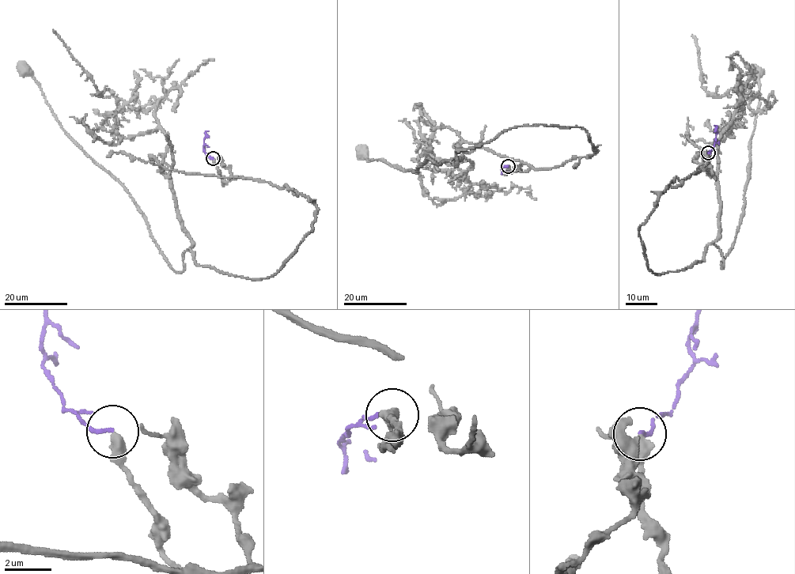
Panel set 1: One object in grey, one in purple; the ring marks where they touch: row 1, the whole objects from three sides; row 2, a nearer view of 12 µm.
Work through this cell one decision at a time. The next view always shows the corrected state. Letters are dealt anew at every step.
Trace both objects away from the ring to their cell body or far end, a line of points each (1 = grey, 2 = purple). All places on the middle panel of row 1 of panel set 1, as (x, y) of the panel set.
1: (509, 166), (556, 168), (596, 151), (582, 128), (539, 124), (414, 172), (364, 153)
2: (509, 166), (501, 170), (505, 172), (512, 171)

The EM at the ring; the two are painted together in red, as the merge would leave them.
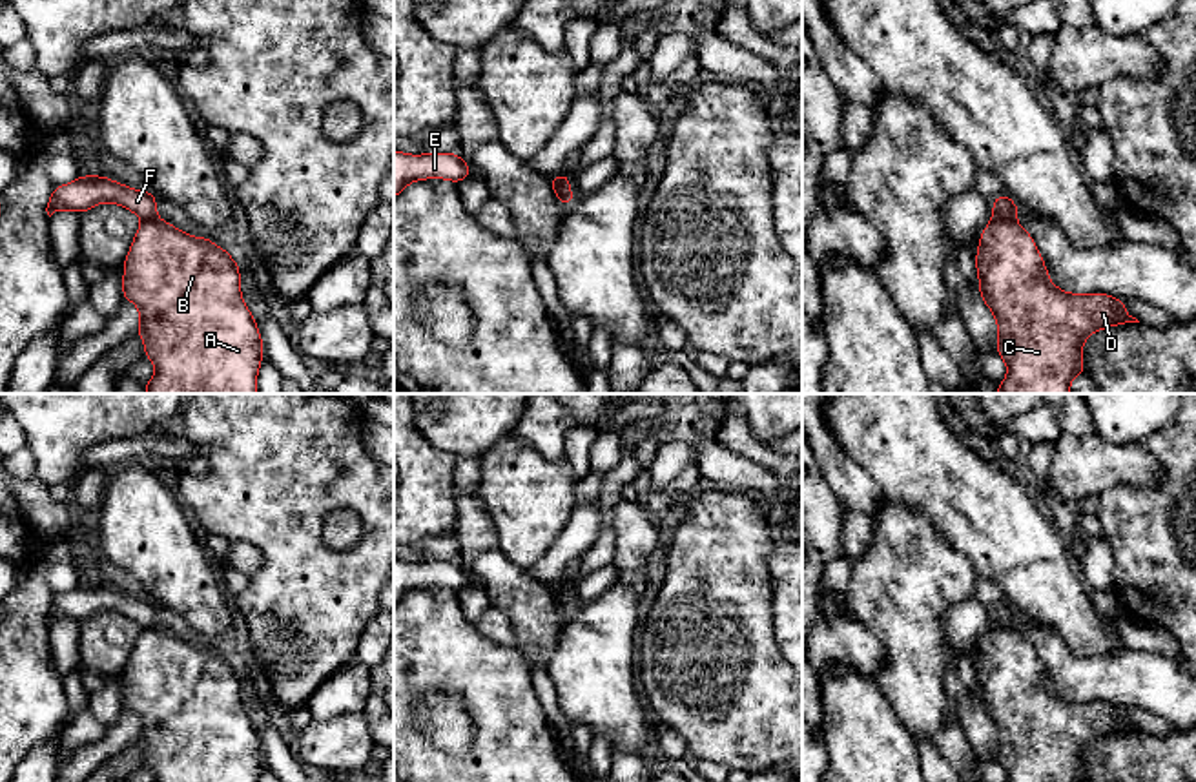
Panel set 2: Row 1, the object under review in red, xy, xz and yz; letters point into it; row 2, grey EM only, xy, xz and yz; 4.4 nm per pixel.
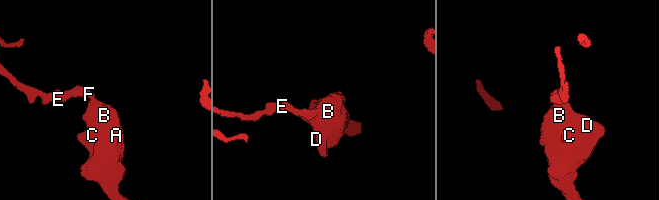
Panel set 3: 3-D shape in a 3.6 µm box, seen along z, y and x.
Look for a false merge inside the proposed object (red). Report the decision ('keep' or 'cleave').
cleave

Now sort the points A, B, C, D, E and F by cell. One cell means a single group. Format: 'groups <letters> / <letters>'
groups A B C D / E F

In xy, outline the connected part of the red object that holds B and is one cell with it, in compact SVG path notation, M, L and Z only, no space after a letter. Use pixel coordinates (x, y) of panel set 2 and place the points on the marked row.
M146 219L122 264L122 299L137 304L144 357L155 365L146 394L257 394L264 355L253 315L241 295L241 272L228 250L191 237L160 219Z

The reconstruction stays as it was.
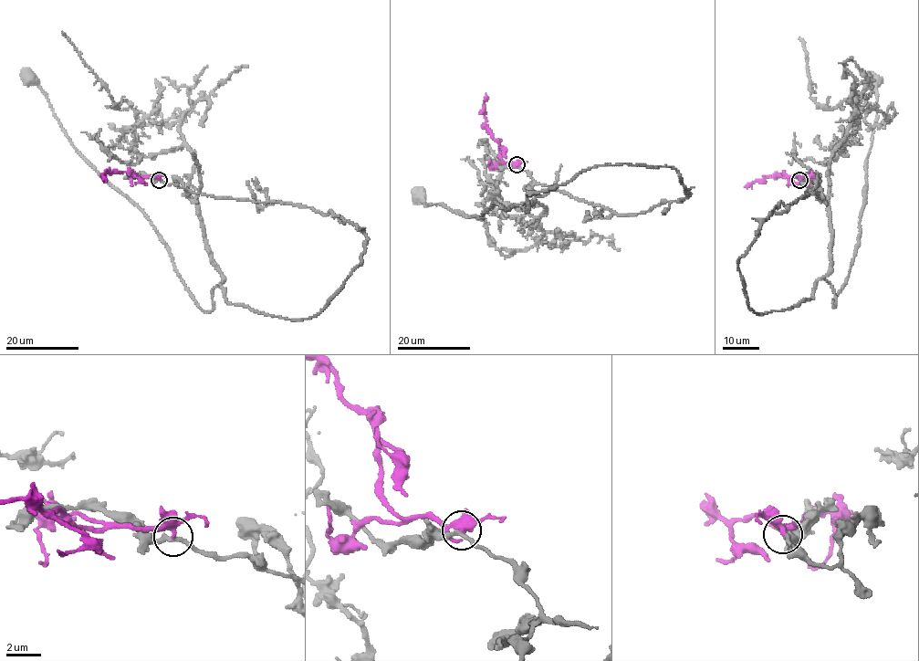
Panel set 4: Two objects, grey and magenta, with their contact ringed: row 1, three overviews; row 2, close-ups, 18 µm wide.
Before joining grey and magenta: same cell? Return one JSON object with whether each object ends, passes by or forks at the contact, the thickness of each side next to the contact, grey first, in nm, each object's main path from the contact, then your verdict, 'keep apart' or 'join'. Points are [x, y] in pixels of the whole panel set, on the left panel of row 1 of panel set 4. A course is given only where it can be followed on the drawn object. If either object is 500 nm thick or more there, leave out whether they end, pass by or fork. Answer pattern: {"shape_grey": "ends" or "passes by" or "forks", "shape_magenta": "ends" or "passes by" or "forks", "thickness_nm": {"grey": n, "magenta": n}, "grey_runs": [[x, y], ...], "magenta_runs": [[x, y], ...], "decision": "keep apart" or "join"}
{"shape_grey": "passes by", "shape_magenta": "passes by", "thickness_nm": {"grey": 240, "magenta": 280}, "grey_runs": [[159, 179], [332, 212], [362, 230], [360, 265], [308, 318], [229, 303], [220, 283], [206, 312], [32, 77]], "magenta_runs": [[159, 179], [104, 172], [103, 180]], "decision": "keep apart"}

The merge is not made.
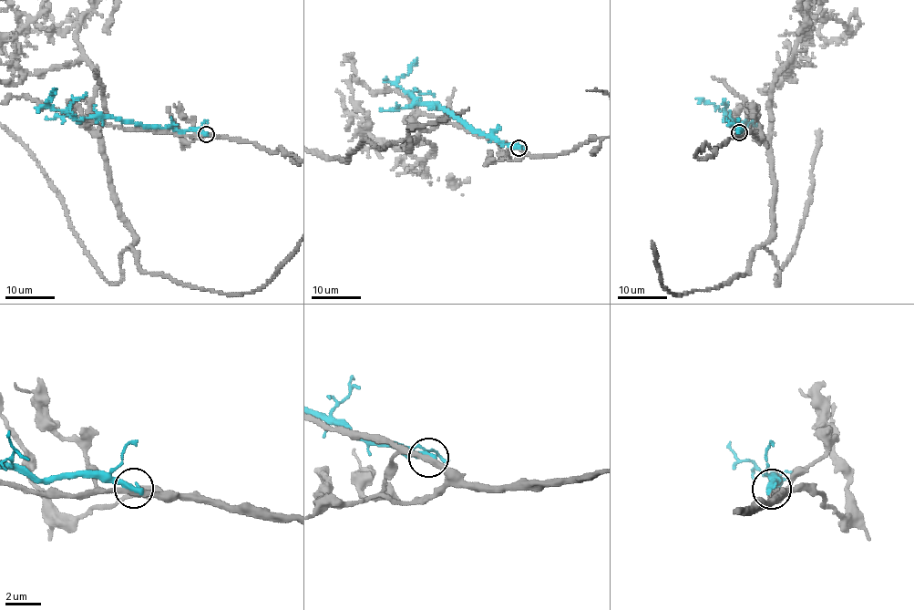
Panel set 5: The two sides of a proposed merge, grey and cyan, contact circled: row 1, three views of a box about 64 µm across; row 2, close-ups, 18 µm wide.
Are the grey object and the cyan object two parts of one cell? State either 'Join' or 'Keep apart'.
Keep apart

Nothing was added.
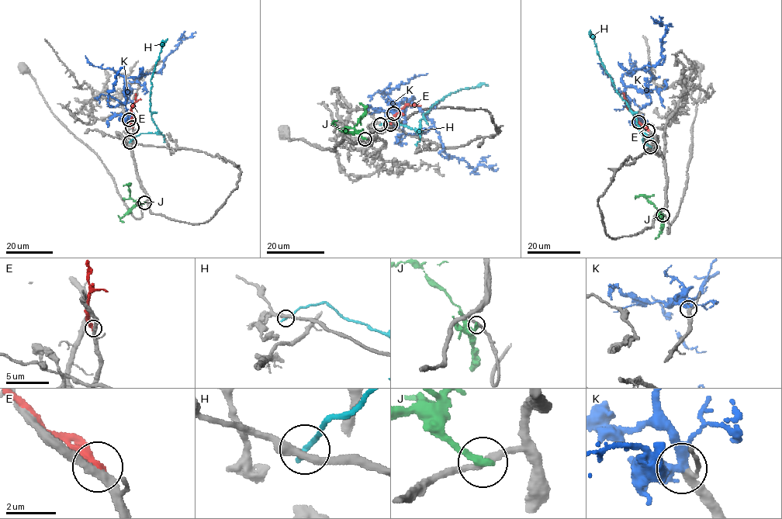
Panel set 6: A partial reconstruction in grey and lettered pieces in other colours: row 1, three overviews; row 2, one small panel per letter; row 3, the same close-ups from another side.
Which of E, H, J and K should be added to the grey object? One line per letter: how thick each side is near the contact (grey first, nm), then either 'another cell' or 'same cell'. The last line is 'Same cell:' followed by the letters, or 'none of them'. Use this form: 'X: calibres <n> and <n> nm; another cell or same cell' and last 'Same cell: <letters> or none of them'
E: calibres 320 and 360 nm; another cell
H: calibres 340 and 240 nm; another cell
J: calibres 280 and 280 nm; another cell
K: calibres 240 and 280 nm; same cell
Same cell: K

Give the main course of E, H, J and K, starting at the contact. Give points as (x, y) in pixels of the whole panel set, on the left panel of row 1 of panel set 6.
E: (132, 127), (130, 111), (136, 93)
H: (129, 142), (142, 133), (158, 131), (150, 108), (150, 80), (161, 46), (167, 38)
J: (144, 202), (138, 203), (130, 198), (129, 184), (124, 186)
K: (129, 119), (123, 77), (138, 77), (143, 74), (160, 72), (164, 59), (176, 49), (180, 39), (195, 32)

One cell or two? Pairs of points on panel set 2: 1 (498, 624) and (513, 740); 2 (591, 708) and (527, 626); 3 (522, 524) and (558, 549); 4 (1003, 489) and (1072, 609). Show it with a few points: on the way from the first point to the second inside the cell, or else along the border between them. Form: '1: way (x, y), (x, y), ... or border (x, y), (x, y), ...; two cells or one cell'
1: border (473, 624), (493, 642), (516, 649); two cells
2: border (566, 617), (558, 644), (546, 666); two cells
3: border (575, 507), (555, 542), (527, 569); two cells
4: way (1003, 518), (1003, 535), (1043, 580); one cell

